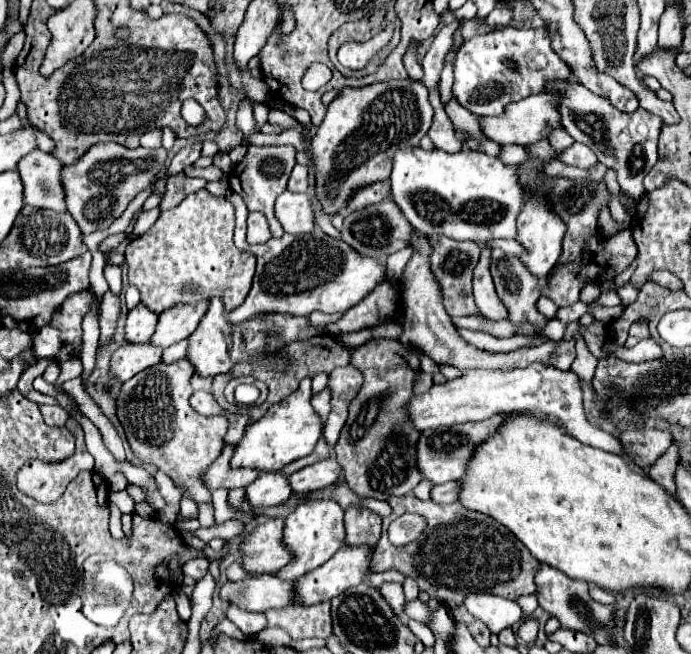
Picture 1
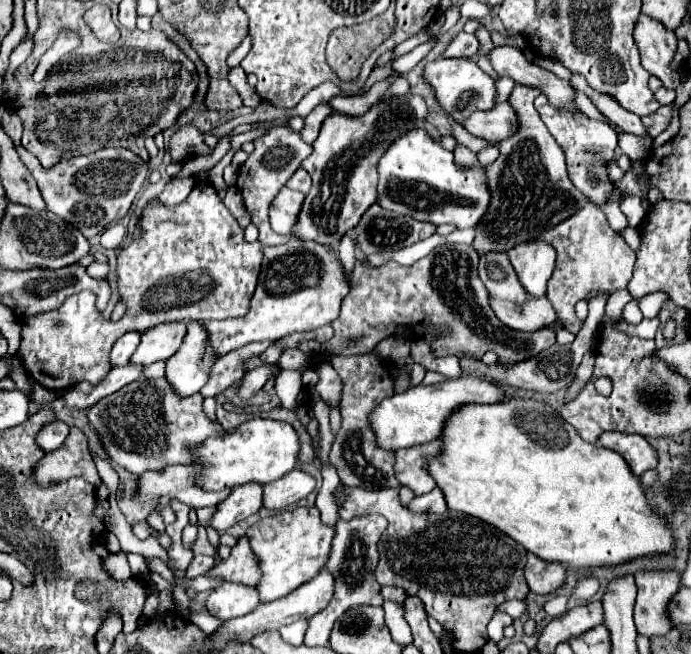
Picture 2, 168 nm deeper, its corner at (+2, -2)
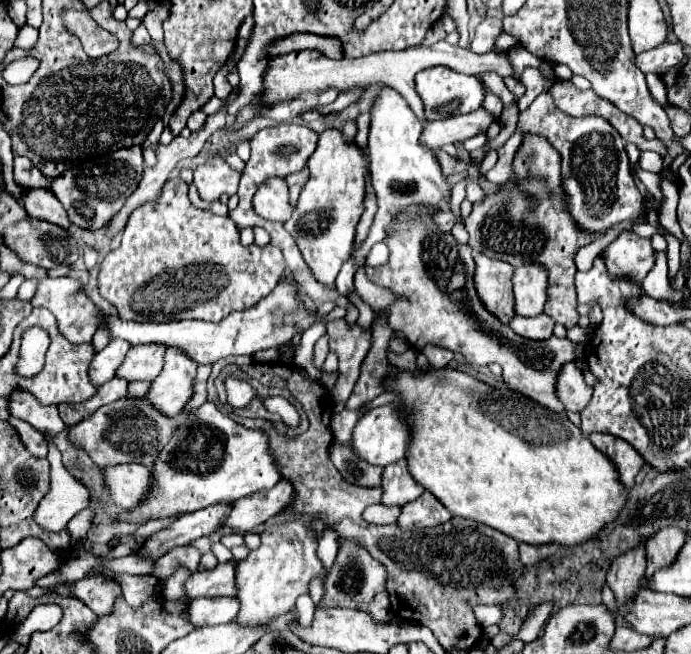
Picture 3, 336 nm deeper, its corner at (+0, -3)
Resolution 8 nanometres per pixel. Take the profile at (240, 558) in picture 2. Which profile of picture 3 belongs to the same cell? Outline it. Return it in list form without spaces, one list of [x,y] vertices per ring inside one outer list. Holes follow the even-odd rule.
[[[235,561],[233,563],[219,563],[211,571],[197,571],[185,581],[185,597],[233,597],[237,593],[235,587]]]

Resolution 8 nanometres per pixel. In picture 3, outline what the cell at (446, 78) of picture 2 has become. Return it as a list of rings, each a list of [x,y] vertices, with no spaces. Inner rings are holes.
[[[429,67],[429,69],[421,71],[415,77],[415,91],[423,101],[423,107],[425,107],[423,115],[425,115],[427,121],[471,113],[471,111],[481,107],[483,97],[485,97],[485,89],[483,89],[483,85],[477,77],[457,73],[449,67]]]

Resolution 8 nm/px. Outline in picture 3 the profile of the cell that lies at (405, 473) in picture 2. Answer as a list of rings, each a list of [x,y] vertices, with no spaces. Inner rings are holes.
[[[399,459],[399,463],[391,463],[383,469],[383,497],[381,503],[391,507],[391,505],[405,505],[413,499],[417,499],[425,489],[409,475],[407,471],[407,461]]]

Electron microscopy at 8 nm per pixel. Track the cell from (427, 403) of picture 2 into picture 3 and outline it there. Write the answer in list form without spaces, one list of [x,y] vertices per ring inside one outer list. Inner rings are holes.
[[[395,403],[371,409],[367,413],[363,413],[353,429],[353,439],[351,439],[351,447],[355,453],[359,453],[361,459],[365,459],[371,465],[379,465],[379,467],[387,467],[399,459],[405,457],[407,453],[407,445],[411,441],[411,433],[407,429],[407,425],[401,421],[401,413],[397,411]]]

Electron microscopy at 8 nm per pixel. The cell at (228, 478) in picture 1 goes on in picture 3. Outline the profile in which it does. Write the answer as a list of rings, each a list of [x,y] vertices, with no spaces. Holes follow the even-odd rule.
[[[139,463],[103,467],[101,473],[111,501],[121,509],[135,507],[151,487],[151,471]]]

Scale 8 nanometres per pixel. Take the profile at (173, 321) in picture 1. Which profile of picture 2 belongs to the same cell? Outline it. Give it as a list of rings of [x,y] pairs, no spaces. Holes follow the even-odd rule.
[[[169,322],[145,330],[139,348],[131,356],[131,362],[149,366],[157,360],[167,360],[177,352],[177,346],[181,346],[185,330],[187,330],[185,322]]]

